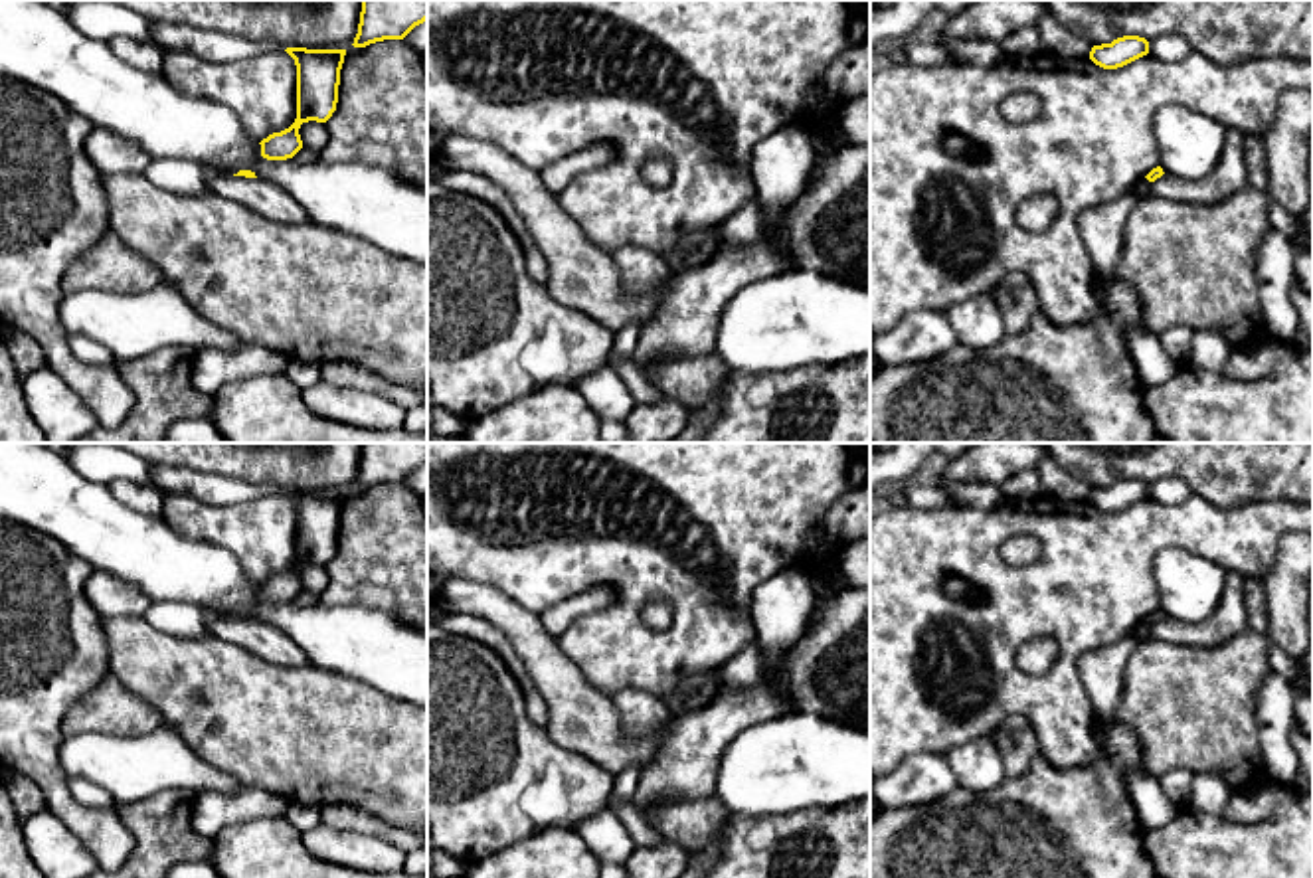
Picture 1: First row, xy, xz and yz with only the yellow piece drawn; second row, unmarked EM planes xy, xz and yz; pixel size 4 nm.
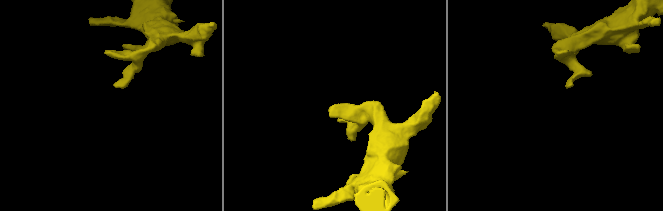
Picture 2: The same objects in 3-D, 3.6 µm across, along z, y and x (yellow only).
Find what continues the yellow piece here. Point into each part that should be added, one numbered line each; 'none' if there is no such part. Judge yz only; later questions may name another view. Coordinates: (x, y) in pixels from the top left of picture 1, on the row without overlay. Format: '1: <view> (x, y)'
none

